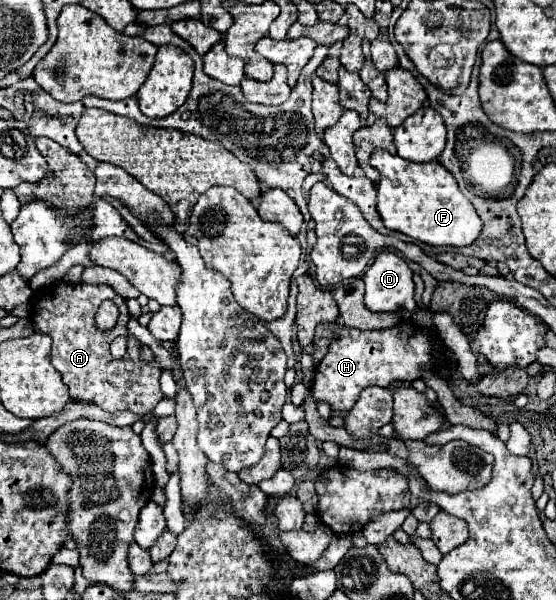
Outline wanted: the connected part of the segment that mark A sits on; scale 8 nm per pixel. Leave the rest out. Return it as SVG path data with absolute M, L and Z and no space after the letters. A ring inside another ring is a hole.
M56 281L50 287L44 287L38 293L34 293L34 297L30 299L30 307L32 307L30 321L32 321L34 331L48 333L54 341L52 343L52 365L62 373L62 379L68 385L72 399L96 403L108 413L128 409L136 415L150 413L164 399L160 391L162 369L158 365L148 365L140 359L138 349L142 343L138 339L132 337L128 341L128 349L122 359L110 357L110 351L108 351L110 343L120 335L128 335L126 323L130 319L124 299L118 293L114 293L112 287ZM106 299L114 301L120 309L120 317L114 327L114 333L118 335L102 335L94 325L96 309Z

